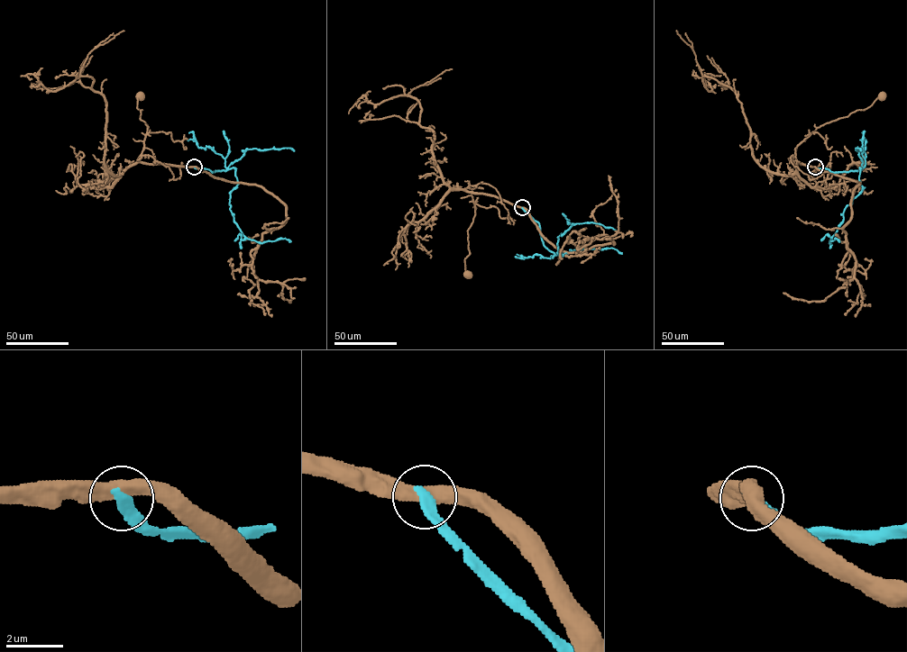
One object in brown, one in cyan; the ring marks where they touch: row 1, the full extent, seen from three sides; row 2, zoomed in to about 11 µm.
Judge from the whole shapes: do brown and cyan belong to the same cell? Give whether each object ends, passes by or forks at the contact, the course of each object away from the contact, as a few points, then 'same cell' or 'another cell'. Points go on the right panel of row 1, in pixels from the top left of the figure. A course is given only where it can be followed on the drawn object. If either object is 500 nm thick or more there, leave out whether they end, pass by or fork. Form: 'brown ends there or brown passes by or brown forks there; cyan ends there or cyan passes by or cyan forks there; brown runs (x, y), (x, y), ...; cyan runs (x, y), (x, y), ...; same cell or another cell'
brown passes by; cyan ends there; brown runs (815, 167), (797, 161), (796, 147), (818, 127), (857, 110), (865, 110), (882, 97); cyan runs (815, 167), (831, 172), (861, 169), (862, 190), (845, 209), (843, 221), (829, 242), (836, 238), (838, 241); another cell

